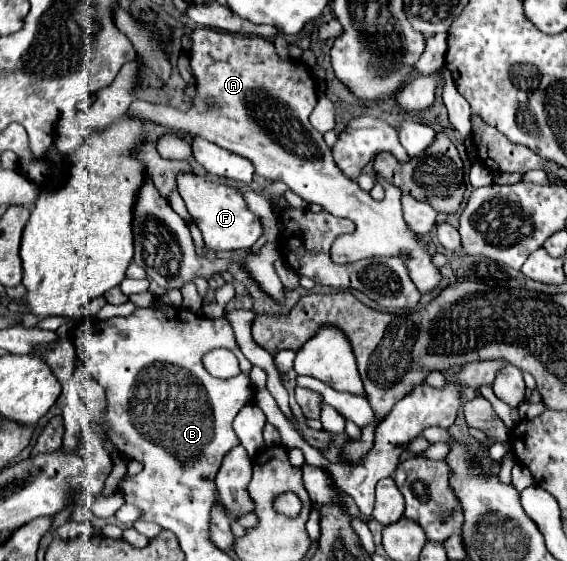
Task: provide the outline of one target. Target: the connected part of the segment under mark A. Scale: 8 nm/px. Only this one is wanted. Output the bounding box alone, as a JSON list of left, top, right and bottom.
[126,27,442,293]

